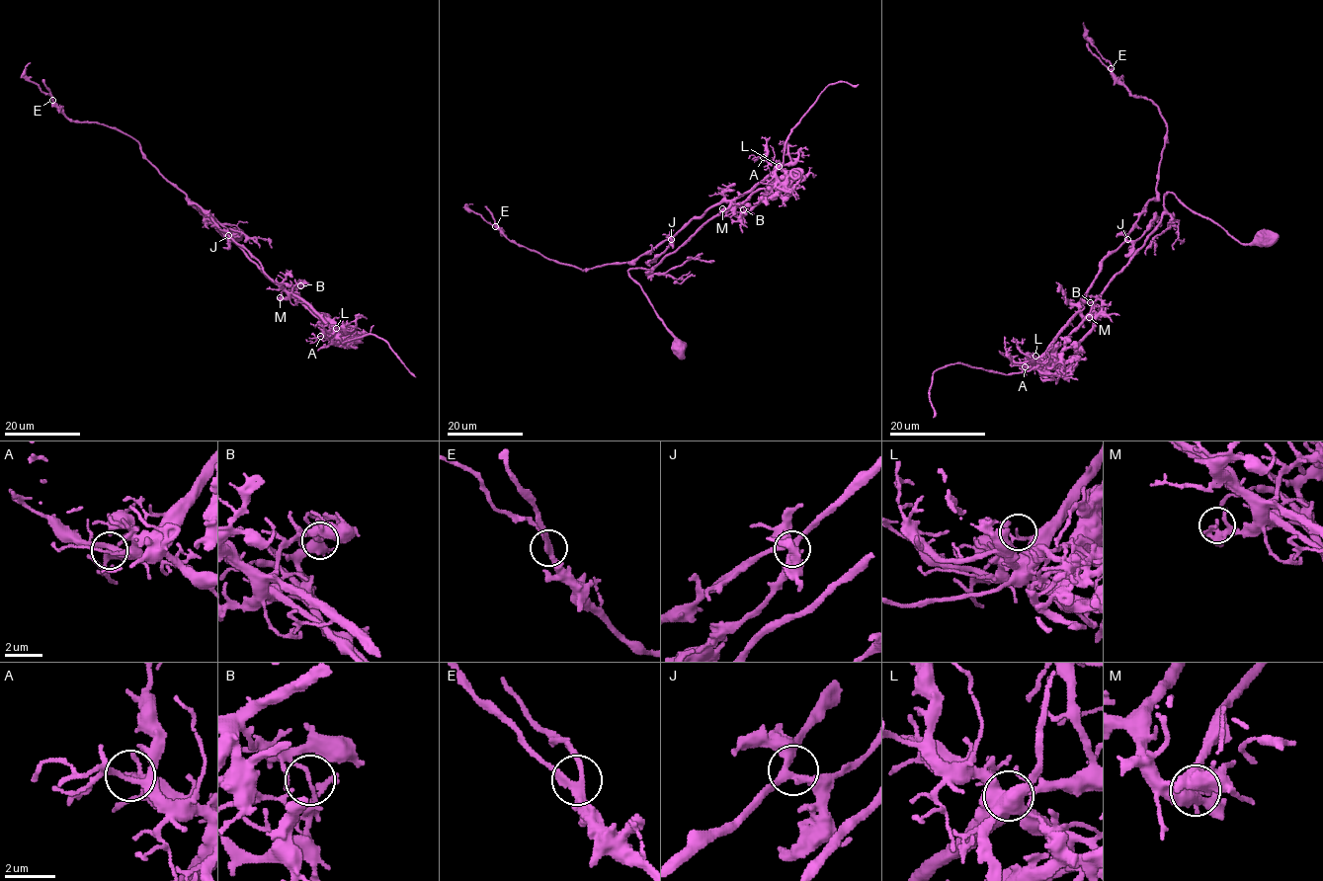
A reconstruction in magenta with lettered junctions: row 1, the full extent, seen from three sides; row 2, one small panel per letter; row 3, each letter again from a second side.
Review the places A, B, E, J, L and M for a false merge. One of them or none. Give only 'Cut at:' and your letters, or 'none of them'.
Cut at: B

